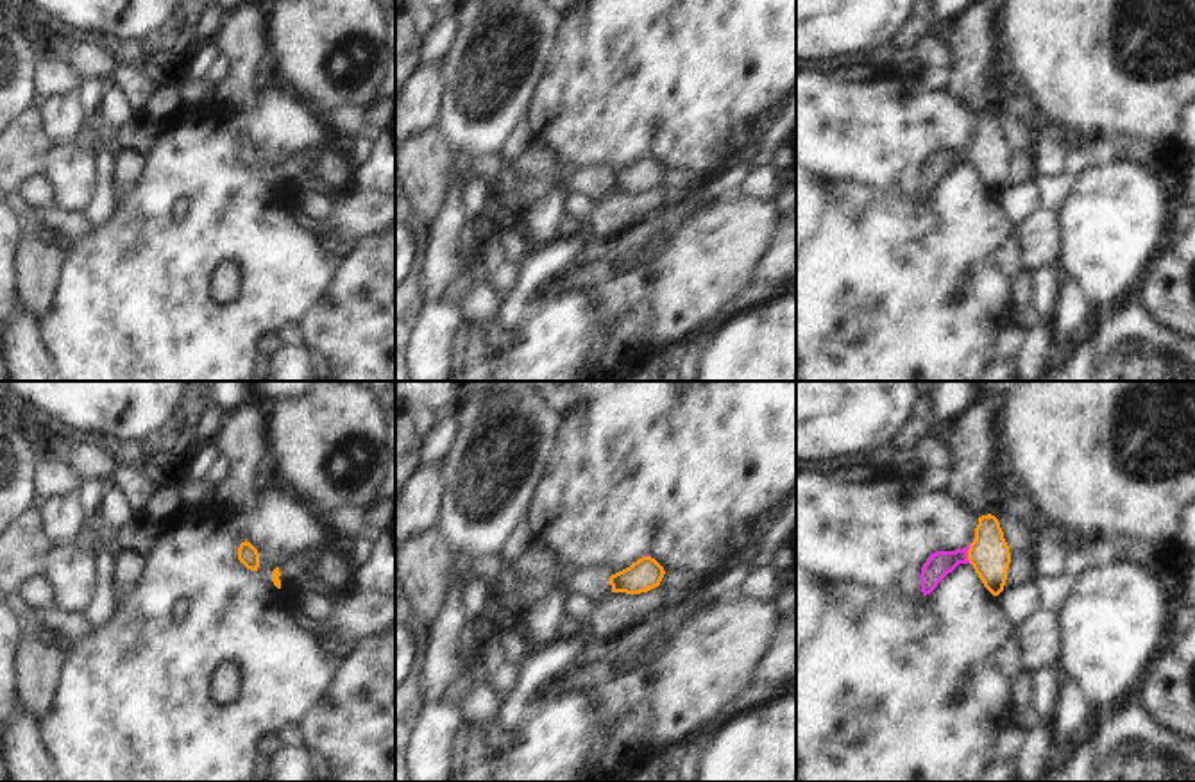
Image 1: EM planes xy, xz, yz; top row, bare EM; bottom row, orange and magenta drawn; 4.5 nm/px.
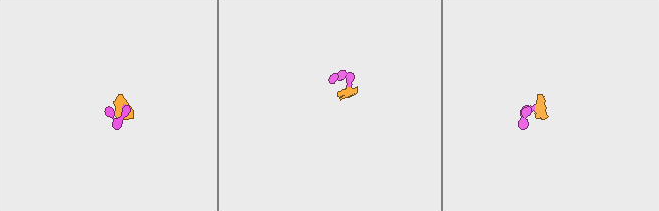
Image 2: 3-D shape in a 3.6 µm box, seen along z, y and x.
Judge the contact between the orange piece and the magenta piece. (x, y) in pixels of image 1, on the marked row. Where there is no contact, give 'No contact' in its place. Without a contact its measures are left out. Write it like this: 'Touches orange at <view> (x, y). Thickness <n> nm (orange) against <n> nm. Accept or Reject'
Touches orange at yz (968, 553). Thickness 180 nm (orange) against 110 nm. Accept

